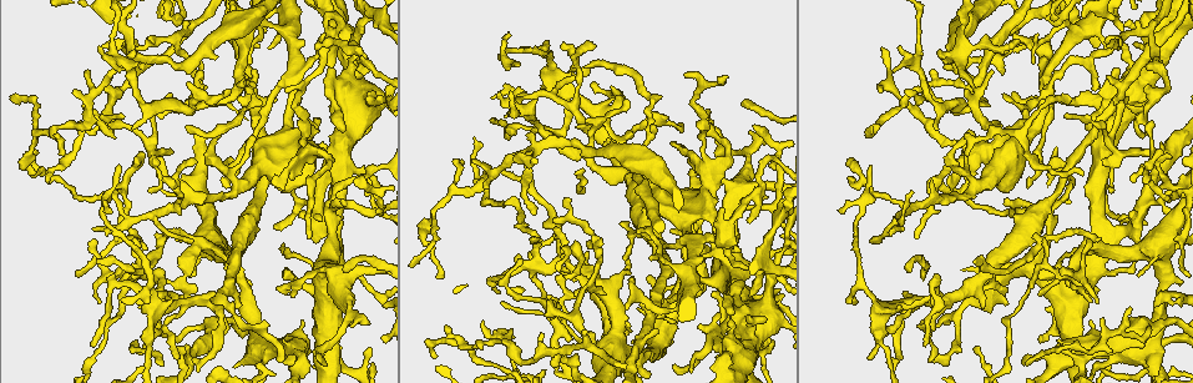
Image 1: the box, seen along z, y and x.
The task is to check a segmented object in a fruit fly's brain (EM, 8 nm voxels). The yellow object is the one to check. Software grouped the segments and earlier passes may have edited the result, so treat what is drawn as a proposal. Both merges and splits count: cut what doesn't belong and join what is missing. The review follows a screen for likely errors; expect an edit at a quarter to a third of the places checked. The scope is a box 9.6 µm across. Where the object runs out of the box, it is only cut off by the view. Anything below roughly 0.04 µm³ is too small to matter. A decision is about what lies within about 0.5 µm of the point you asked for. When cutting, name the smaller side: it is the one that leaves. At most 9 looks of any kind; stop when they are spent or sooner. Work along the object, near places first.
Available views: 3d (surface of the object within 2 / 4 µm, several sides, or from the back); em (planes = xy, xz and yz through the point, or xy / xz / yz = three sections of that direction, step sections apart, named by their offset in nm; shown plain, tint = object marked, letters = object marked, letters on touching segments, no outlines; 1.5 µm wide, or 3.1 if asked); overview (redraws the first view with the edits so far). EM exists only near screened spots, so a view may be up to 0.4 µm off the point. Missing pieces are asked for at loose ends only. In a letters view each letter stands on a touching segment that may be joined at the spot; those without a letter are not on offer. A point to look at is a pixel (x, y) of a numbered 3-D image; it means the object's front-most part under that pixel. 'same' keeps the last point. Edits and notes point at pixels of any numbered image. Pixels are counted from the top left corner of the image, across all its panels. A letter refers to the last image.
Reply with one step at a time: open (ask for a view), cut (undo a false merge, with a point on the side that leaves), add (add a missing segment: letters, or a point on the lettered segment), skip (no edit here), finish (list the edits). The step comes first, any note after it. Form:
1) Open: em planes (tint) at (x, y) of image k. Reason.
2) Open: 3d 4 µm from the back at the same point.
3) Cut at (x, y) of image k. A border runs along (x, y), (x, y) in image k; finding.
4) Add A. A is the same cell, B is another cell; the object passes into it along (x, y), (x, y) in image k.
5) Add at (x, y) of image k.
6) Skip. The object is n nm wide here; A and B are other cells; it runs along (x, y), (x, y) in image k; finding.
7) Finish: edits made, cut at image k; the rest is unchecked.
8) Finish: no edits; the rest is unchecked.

Open: em planes (letters) at (1039, 119) of image 1. Calibre changes.

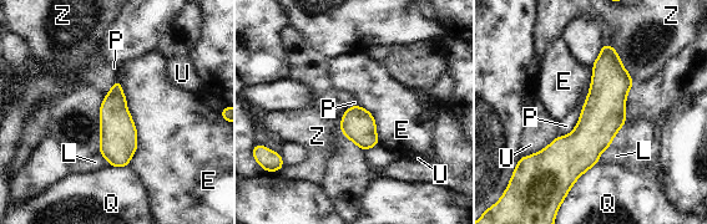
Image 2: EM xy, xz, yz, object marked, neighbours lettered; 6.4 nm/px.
Skip. The object is 220 nm wide here; E, L, P, Q, U and Z are other cells; all the same neuron.

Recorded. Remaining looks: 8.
Open: 3d 4 µm at (1052, 215) of image 1. Calibre changes.

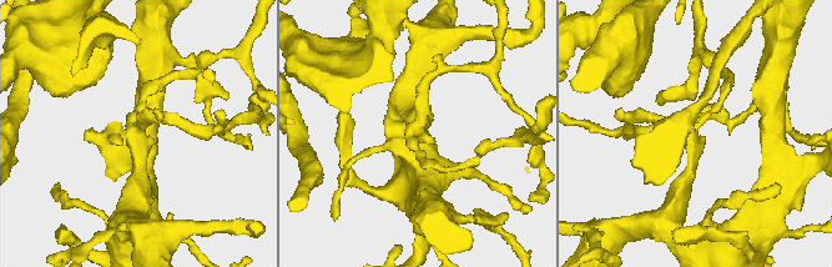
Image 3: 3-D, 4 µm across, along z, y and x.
Open: em planes (tint) at (415, 125) of image 3. Shape alone is not enough.

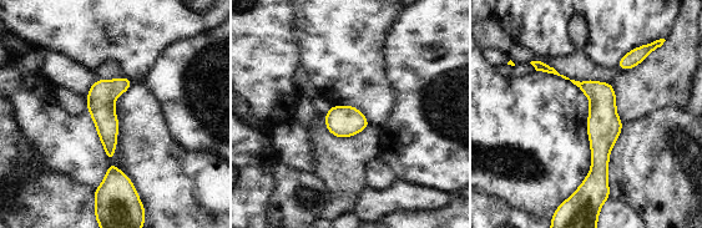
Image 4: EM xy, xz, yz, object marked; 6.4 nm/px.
Open: em planes (letters) at the same point.

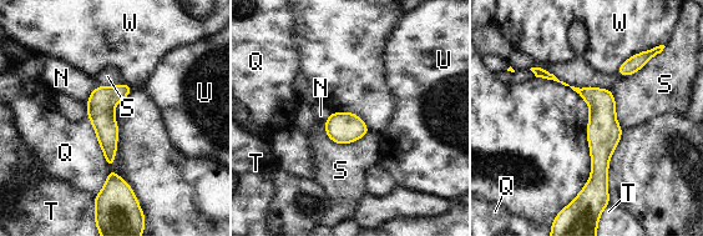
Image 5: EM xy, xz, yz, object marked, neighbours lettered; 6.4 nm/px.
Skip. The object is 180 nm wide here; N, Q, S, T, U and W are other cells; a border runs along (87, 114), (107, 166) in image 5; continuous, no second neuron.

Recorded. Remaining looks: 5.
Open: 3d 4 µm at (1082, 174) of image 1. Tapers out.

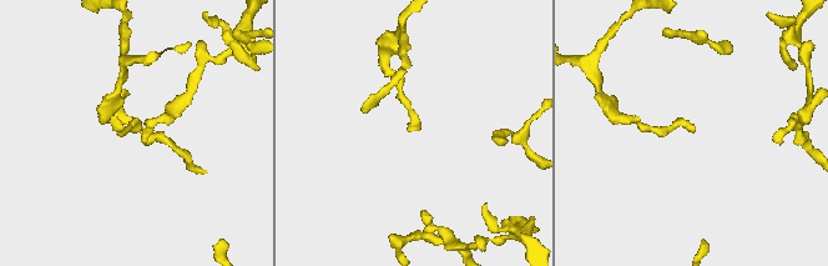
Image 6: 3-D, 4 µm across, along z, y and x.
Open: em xy step 4 (tint) at (692, 130) of image 6.

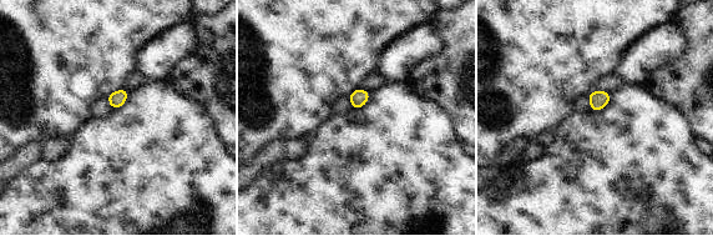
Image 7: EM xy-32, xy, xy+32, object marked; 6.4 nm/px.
Open: em xy step 4 (letters) at the same point. See the neighbours.

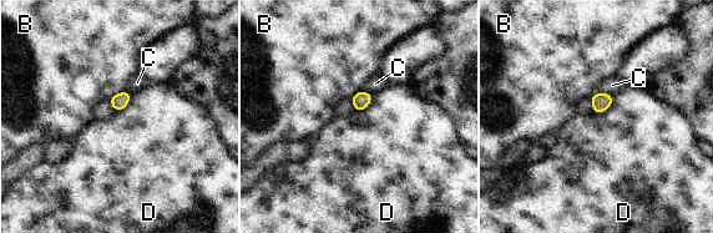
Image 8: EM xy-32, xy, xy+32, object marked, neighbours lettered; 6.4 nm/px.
Skip. B, C and D are other cells; a border runs along (613, 96), (602, 112), (593, 112) in image 8; no lettered segment goes on from it.

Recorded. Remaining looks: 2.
Open: em planes (letters) at (981, 307) of image 1.

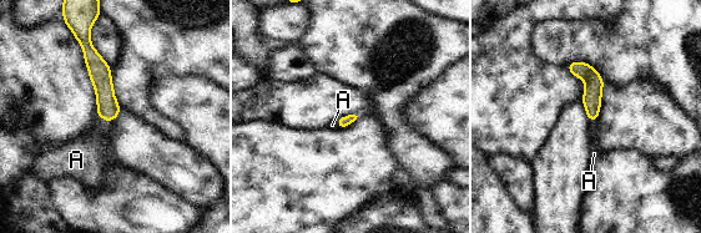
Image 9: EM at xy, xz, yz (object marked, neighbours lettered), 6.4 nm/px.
Add at (594, 153) of image 9. A is the same cell; the object passes into it along (591, 99), (593, 121), (594, 153) in image 9; it goes on there.

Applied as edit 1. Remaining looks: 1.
Finish: edits made, add at image 9; the rest is unchecked.

